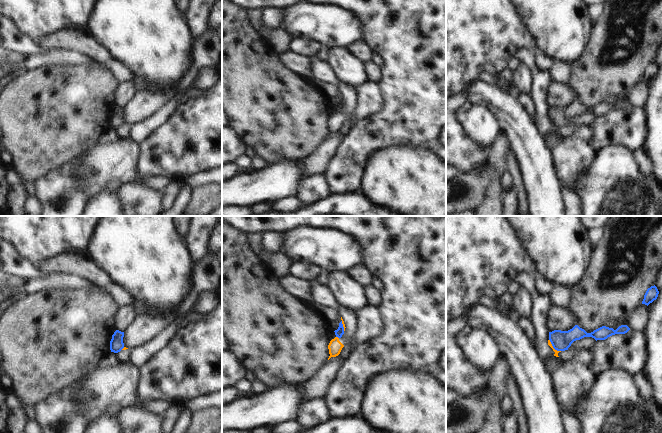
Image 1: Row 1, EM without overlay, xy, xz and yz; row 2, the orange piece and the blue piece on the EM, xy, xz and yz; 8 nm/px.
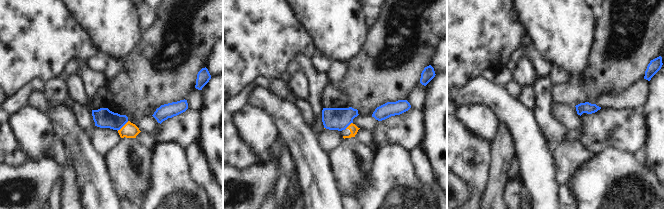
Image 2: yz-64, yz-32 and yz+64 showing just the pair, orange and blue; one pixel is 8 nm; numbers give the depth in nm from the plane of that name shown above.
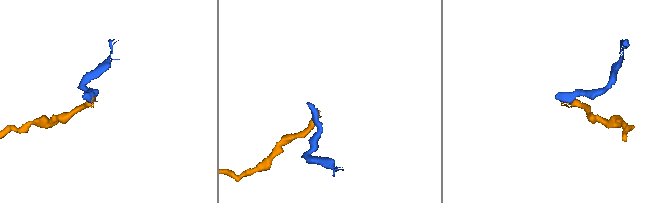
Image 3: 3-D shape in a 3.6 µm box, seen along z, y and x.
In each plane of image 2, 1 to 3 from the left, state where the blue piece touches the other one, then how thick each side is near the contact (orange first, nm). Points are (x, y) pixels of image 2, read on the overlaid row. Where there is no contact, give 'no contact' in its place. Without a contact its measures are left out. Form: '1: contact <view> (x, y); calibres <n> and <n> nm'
1: contact yz-64 (123, 126); calibres 120 and 160 nm
2: contact yz-32 (349, 125); calibres 70 and 180 nm
3: no contact

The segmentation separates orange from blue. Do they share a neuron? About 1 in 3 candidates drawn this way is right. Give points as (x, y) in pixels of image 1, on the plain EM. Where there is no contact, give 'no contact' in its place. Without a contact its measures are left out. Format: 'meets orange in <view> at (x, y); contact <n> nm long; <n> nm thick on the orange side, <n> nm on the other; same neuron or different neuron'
meets orange in yz at (552, 123); contact 140 nm long; 30 nm thick on the orange side, 160 nm on the other; different neuron

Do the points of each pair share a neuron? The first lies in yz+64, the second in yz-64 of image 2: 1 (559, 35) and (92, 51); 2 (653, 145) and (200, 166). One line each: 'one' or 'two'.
1: two
2: two

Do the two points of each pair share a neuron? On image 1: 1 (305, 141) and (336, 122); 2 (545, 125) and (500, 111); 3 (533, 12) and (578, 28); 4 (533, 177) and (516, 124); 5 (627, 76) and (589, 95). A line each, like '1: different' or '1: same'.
1: different
2: different
3: same
4: same
5: same

